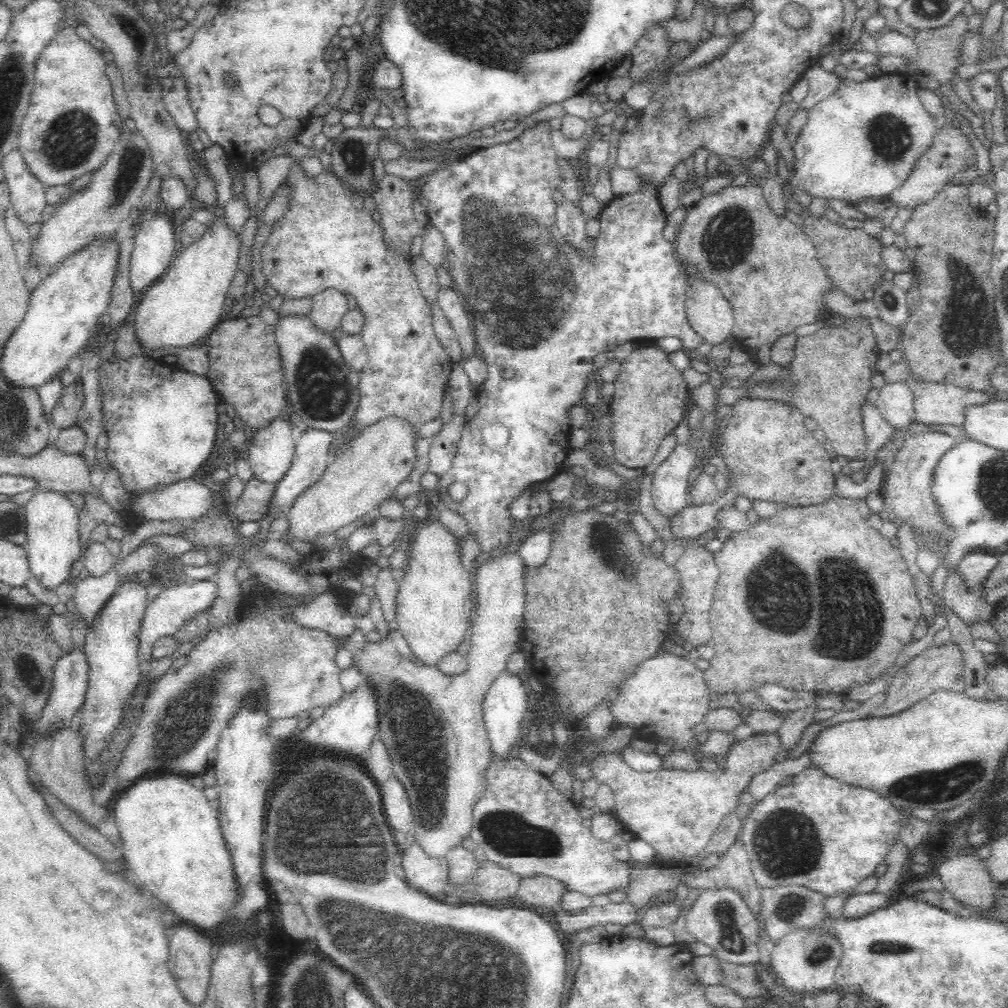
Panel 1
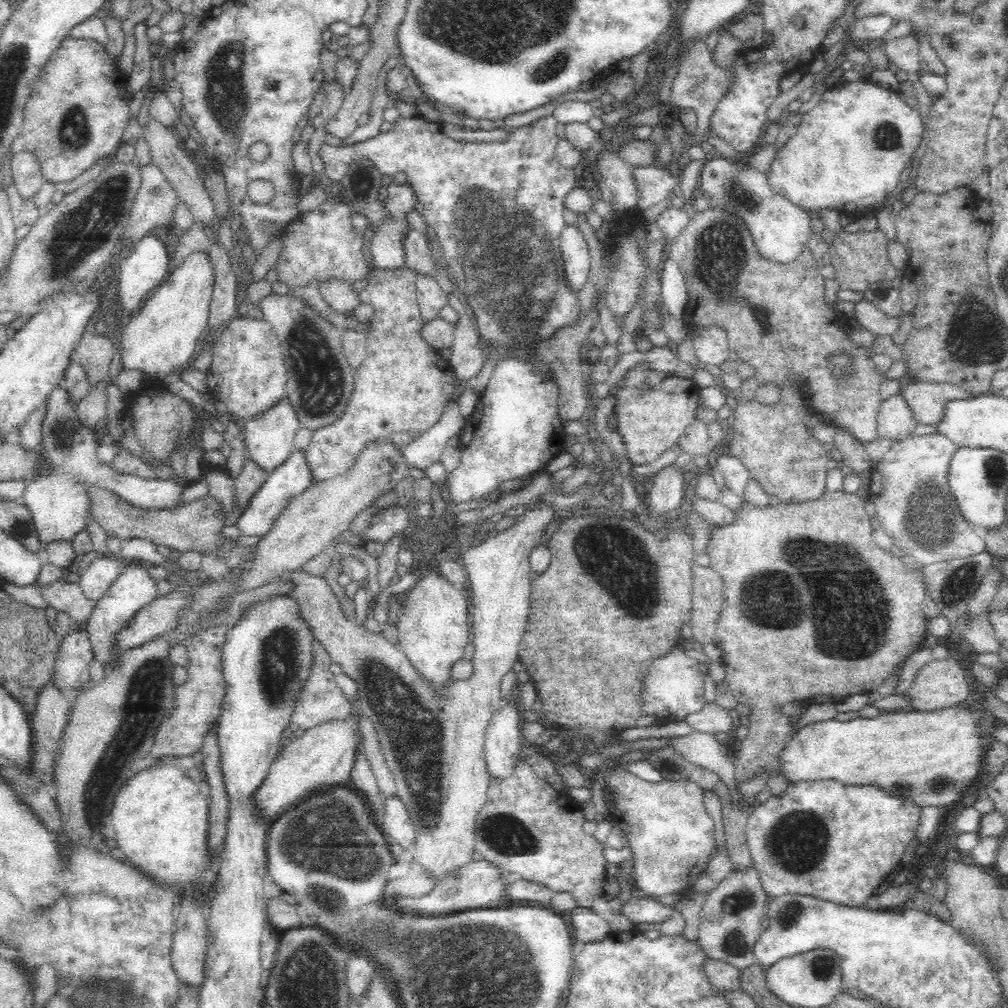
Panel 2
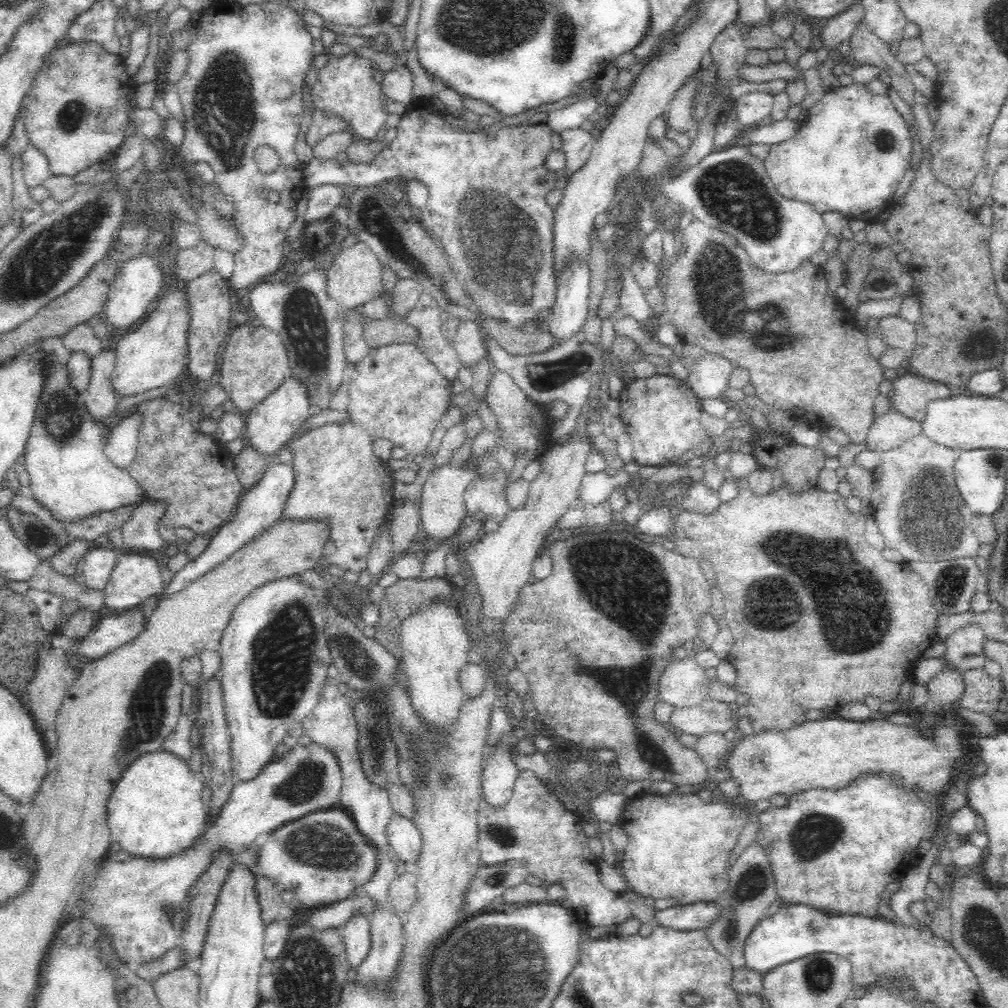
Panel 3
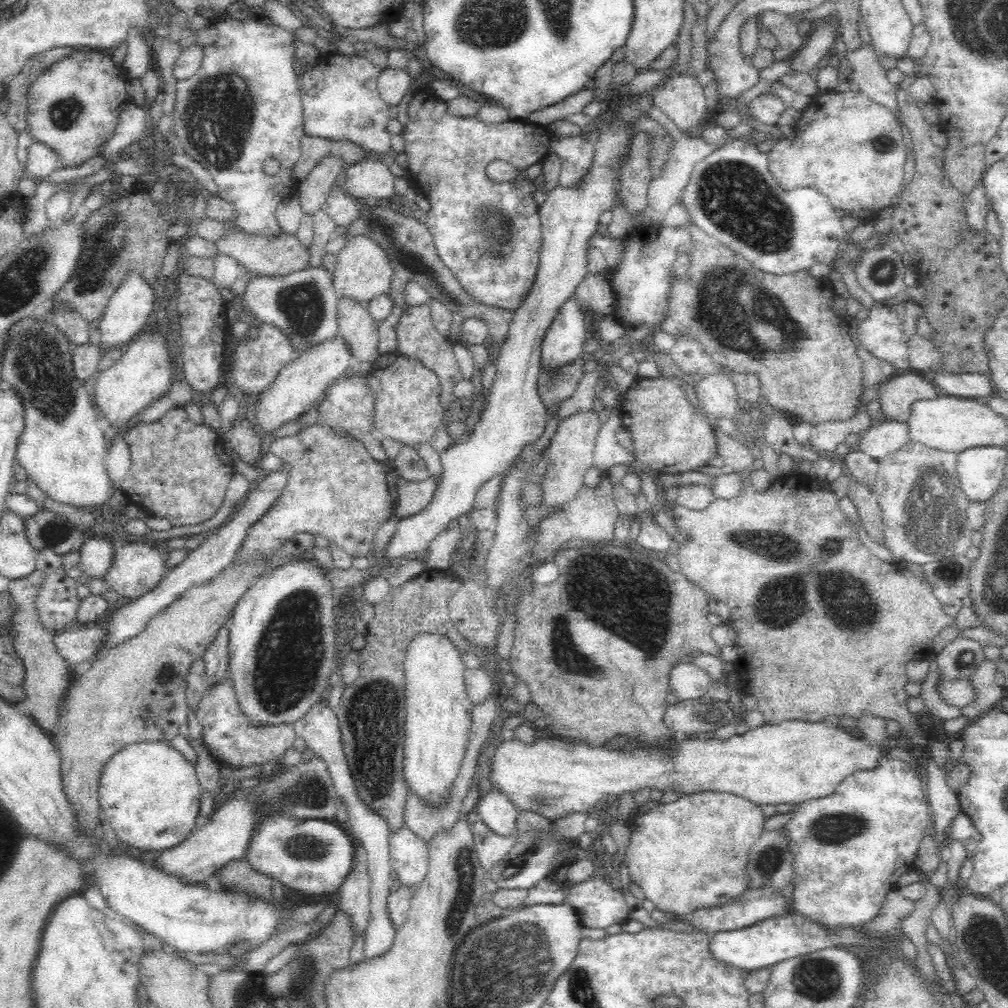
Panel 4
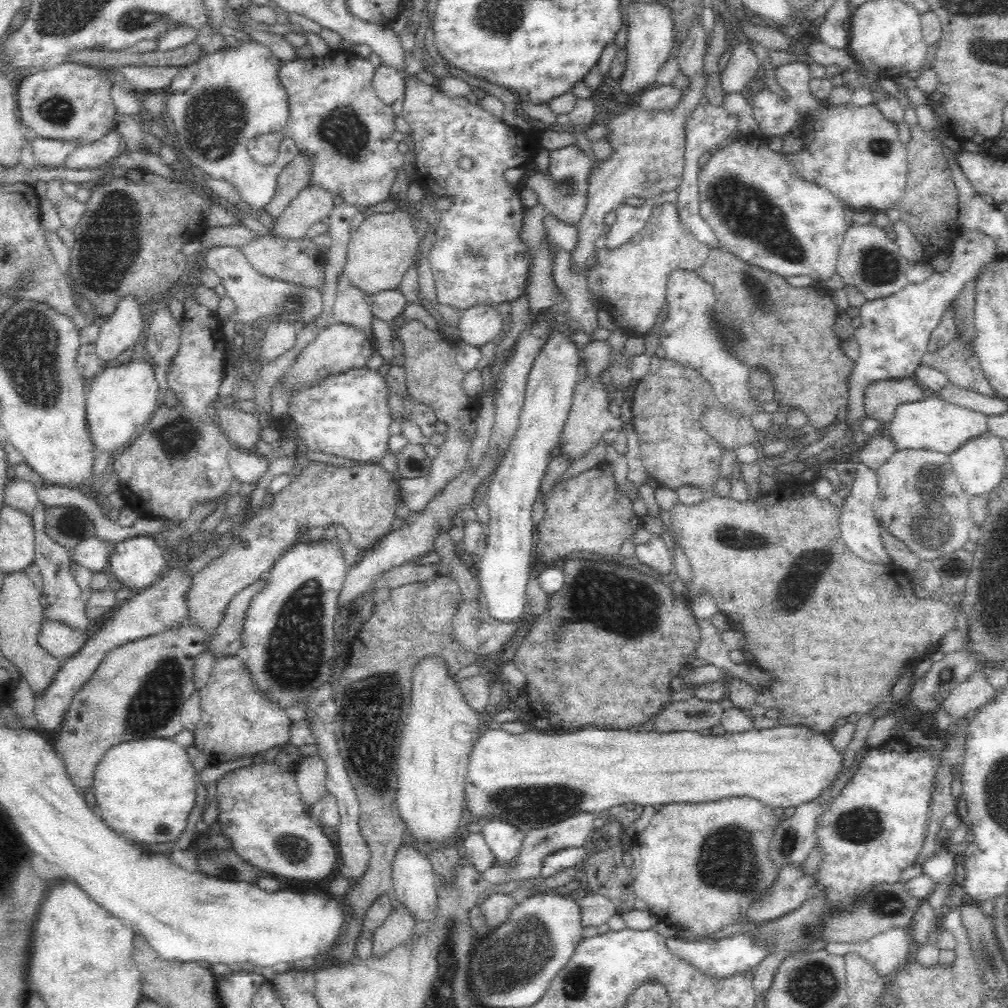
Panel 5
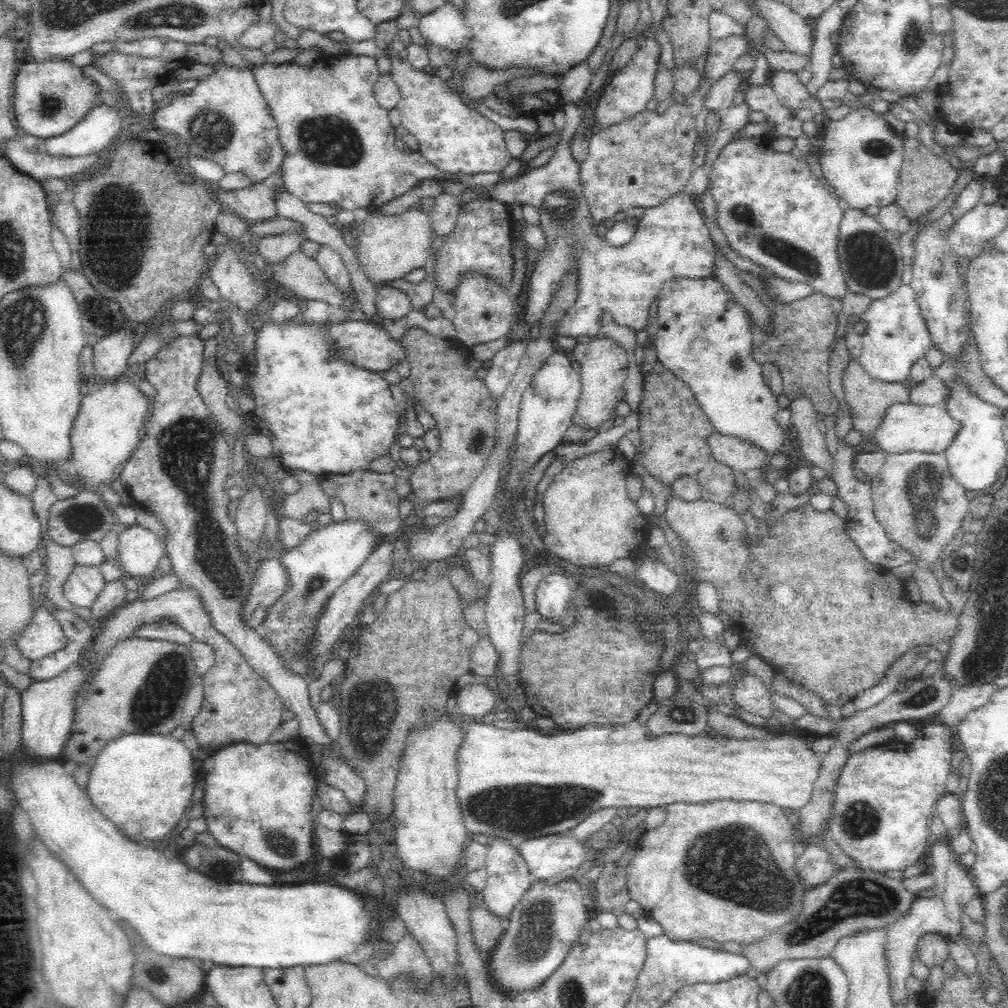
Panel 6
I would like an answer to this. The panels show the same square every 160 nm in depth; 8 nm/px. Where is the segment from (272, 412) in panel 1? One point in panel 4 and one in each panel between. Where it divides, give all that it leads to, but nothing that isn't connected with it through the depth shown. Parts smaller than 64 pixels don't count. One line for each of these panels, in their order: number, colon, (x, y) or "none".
2: (248, 373)
3: (254, 364)
4: (257, 360)

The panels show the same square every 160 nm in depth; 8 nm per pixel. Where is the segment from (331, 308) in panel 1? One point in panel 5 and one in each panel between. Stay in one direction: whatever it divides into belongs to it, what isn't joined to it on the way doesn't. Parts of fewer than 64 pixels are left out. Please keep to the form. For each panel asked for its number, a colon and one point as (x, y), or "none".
2: (339, 296)
3: (354, 278)
4: (361, 272)
5: (380, 251)

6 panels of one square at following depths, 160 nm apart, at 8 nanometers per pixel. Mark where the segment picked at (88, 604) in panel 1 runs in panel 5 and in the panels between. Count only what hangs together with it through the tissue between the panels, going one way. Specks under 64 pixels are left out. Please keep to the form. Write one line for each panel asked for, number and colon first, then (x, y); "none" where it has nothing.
2: (98, 577)
3: (97, 565)
4: (97, 555)
5: (91, 552)

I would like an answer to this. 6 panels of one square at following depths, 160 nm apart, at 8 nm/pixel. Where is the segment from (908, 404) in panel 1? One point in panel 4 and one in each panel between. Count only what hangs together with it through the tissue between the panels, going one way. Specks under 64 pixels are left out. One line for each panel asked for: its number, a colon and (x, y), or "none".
2: (895, 420)
3: (889, 429)
4: (884, 437)

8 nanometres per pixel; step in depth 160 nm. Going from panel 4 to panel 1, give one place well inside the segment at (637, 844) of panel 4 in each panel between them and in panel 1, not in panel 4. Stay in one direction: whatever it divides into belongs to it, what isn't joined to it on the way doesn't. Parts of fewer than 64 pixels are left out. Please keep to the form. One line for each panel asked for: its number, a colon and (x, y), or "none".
1: (677, 811)
2: (666, 823)
3: (678, 846)

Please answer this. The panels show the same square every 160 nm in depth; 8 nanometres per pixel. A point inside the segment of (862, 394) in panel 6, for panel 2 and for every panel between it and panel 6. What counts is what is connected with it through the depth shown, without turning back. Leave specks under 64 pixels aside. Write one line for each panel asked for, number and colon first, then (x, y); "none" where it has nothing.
2: (928, 401)
3: (911, 393)
4: (896, 395)
5: (882, 398)

